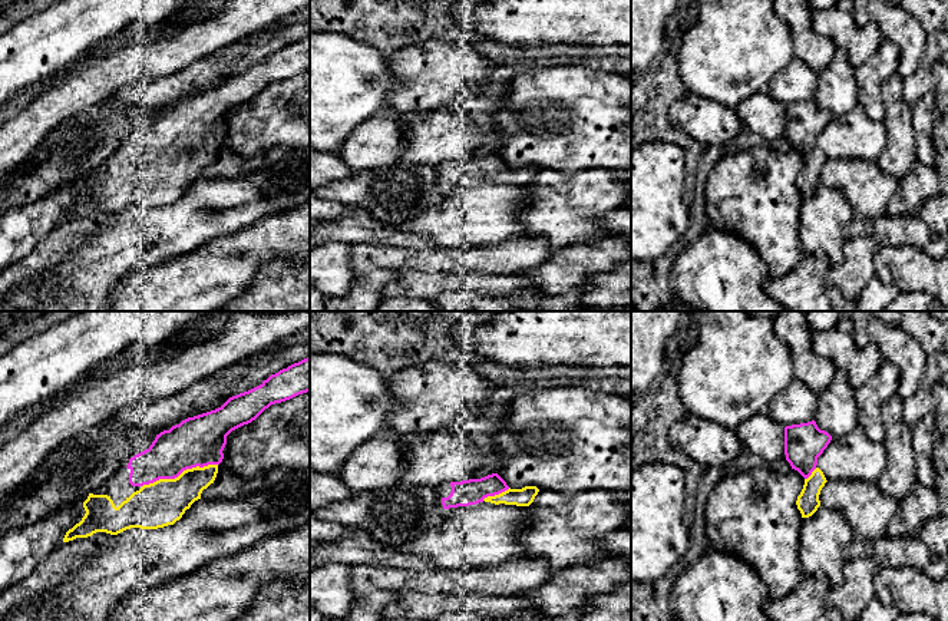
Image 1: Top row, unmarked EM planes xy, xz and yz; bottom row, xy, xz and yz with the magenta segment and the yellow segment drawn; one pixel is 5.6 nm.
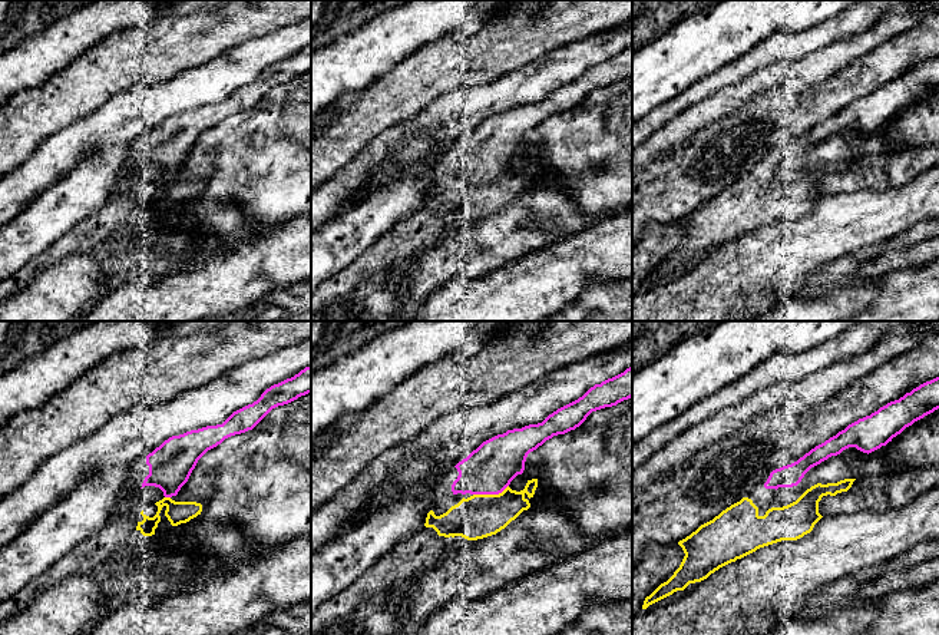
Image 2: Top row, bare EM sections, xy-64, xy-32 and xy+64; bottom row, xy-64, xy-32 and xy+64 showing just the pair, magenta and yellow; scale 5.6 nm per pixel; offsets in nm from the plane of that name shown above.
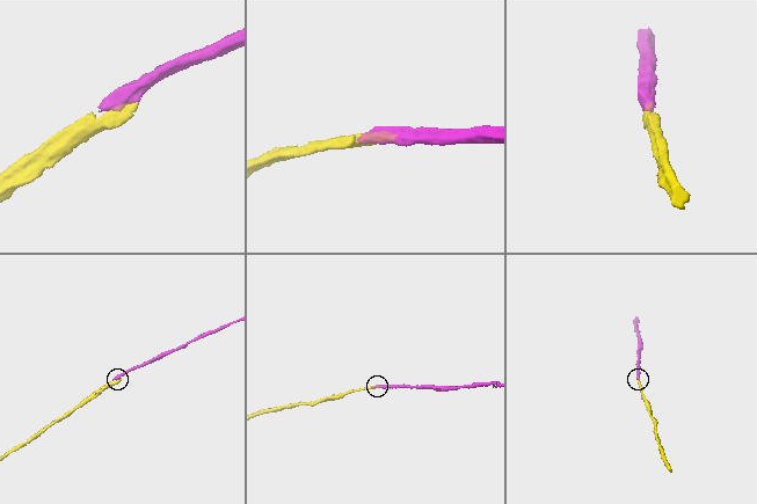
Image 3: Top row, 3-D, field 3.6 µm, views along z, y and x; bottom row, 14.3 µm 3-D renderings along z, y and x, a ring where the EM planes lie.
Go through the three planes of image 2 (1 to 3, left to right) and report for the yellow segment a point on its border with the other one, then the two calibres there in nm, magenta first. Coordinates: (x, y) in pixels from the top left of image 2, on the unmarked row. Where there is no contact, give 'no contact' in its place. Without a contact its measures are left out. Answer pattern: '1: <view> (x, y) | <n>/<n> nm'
1: xy-64 (168, 175) | 240/130 nm
2: xy-32 (491, 172) | 280/240 nm
3: no contact

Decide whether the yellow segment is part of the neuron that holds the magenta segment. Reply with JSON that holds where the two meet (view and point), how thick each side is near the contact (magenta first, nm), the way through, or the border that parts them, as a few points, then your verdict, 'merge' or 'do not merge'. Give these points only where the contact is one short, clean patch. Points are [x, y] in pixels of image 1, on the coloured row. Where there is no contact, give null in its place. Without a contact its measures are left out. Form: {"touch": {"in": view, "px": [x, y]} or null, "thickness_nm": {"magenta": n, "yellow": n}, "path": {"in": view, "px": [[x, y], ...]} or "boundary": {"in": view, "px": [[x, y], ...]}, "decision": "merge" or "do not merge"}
{"touch": {"in": "xy", "px": [179, 473]}, "thickness_nm": {"magenta": 280, "yellow": 260}, "path": {"in": "xy", "px": [[198, 441], [179, 463], [179, 473], [171, 482], [164, 502]]}, "decision": "merge"}

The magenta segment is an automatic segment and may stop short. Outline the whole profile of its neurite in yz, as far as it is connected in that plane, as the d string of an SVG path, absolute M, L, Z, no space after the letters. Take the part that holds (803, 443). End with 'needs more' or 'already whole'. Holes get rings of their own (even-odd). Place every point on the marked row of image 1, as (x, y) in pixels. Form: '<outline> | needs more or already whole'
M815 420L785 427L786 460L805 478L796 501L802 518L812 516L820 506L819 495L828 480L816 465L830 440L832 436L820 430Z | needs more

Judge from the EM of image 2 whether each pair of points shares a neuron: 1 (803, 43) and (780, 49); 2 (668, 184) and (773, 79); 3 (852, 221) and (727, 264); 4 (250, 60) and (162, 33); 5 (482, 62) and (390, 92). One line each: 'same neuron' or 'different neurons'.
1: same neuron
2: different neurons
3: same neuron
4: different neurons
5: same neuron

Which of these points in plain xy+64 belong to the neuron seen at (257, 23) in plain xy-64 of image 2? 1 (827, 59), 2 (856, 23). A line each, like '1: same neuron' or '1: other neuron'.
1: same neuron
2: other neuron

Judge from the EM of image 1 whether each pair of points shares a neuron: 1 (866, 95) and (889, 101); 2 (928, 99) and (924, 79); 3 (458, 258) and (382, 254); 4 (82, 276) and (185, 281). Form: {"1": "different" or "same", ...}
{"1": "different", "2": "different", "3": "same", "4": "different"}

